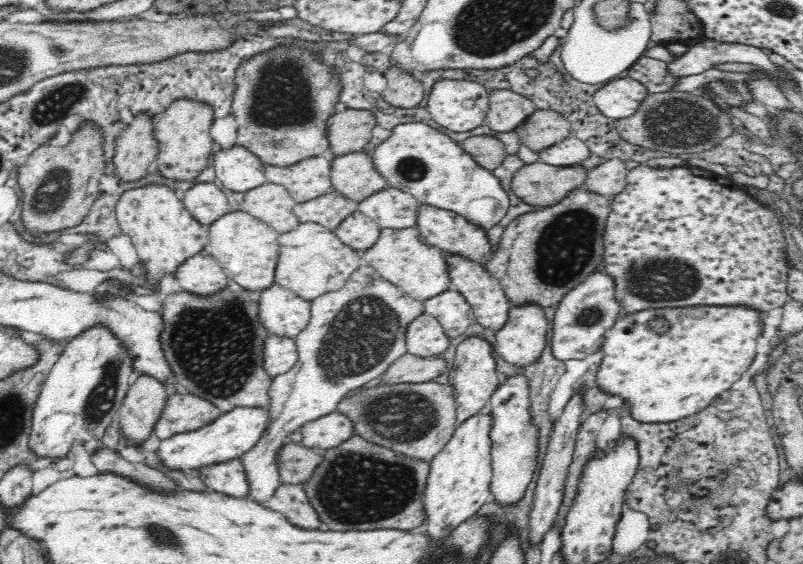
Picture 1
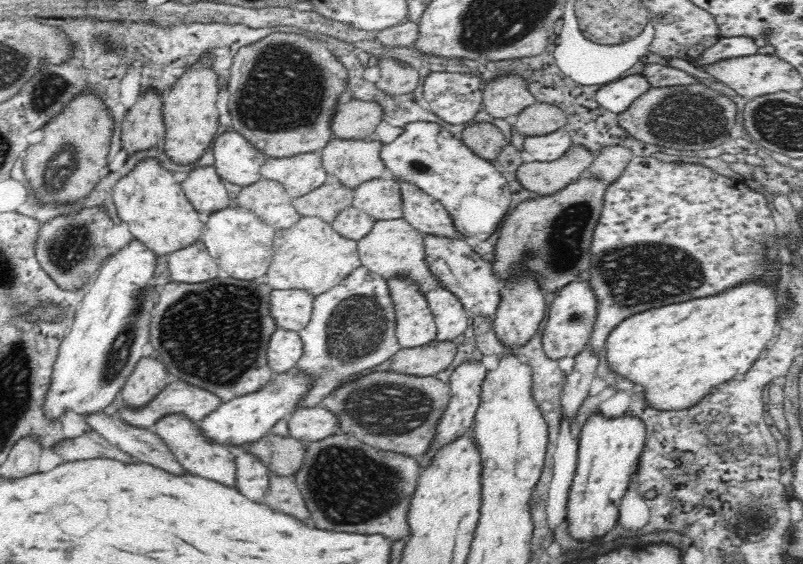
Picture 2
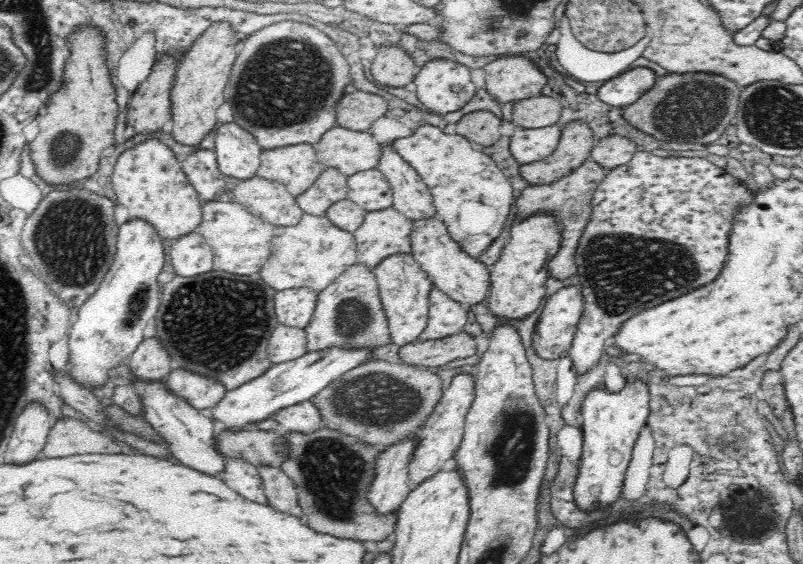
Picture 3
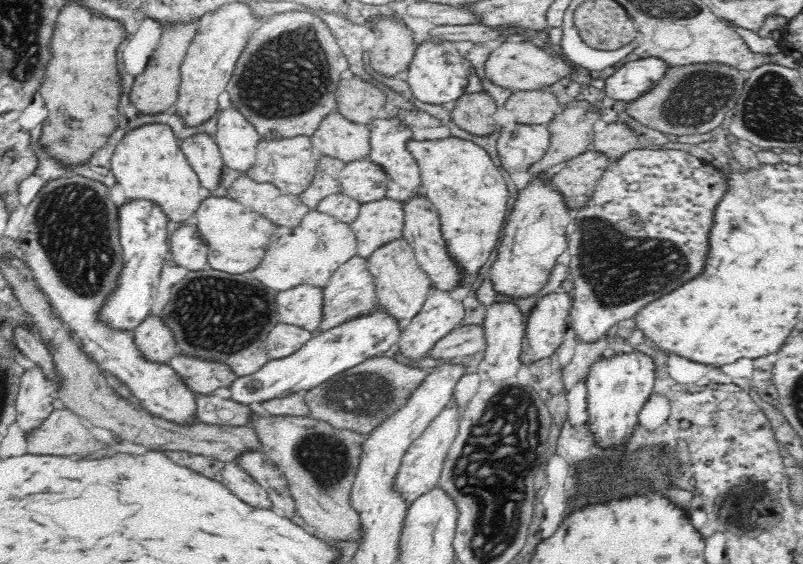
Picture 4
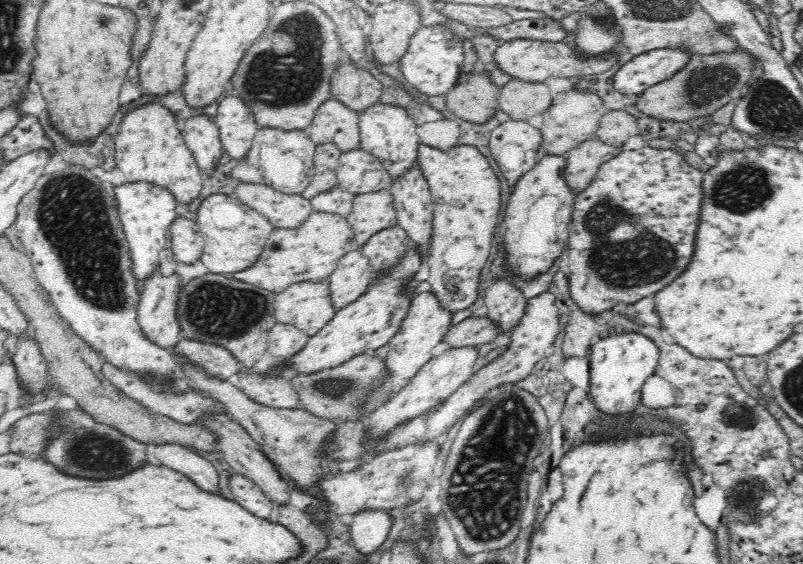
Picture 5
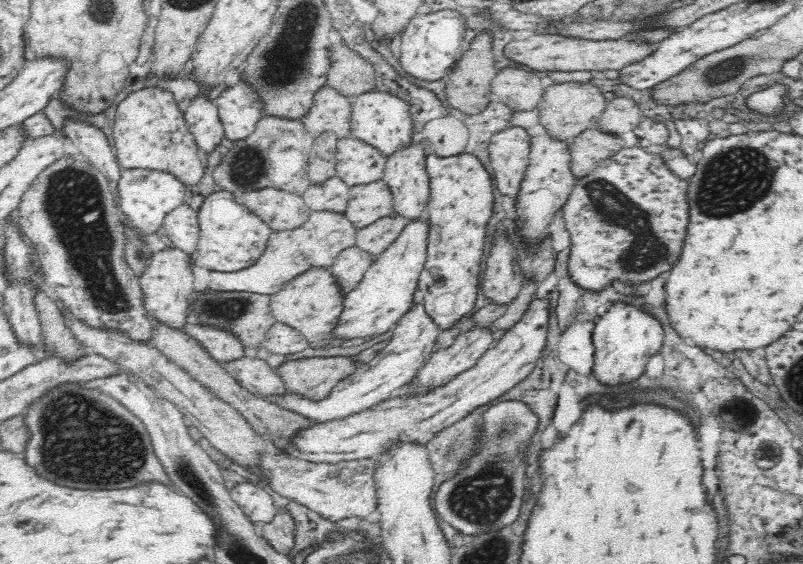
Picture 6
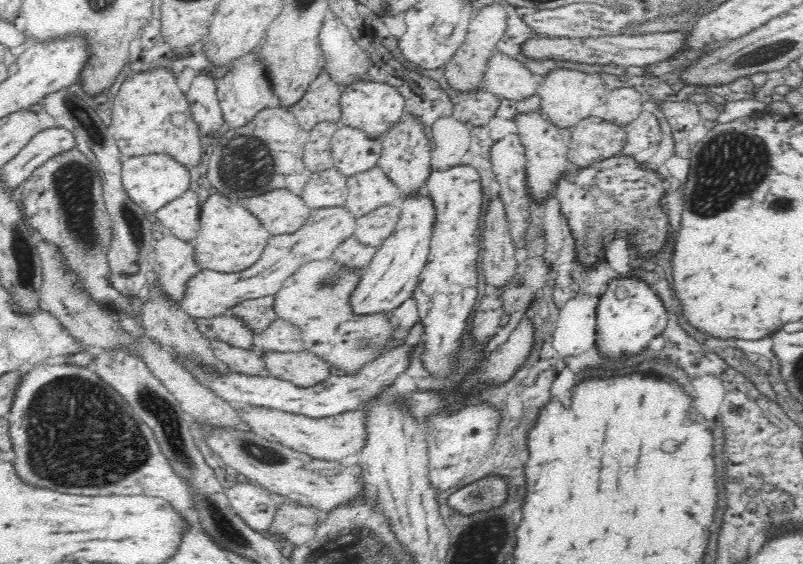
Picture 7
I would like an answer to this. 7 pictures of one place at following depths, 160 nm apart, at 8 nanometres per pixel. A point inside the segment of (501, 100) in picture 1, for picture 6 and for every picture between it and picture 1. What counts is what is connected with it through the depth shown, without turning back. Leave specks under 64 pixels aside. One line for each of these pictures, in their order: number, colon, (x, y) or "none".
2: (504, 96)
3: (509, 77)
4: (520, 65)
5: (531, 60)
6: (542, 52)

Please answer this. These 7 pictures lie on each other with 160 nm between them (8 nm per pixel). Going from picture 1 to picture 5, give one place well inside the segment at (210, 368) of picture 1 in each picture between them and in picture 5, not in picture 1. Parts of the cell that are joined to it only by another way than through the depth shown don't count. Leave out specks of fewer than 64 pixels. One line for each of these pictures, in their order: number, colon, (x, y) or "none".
2: (205, 333)
3: (216, 324)
4: (246, 311)
5: (214, 308)

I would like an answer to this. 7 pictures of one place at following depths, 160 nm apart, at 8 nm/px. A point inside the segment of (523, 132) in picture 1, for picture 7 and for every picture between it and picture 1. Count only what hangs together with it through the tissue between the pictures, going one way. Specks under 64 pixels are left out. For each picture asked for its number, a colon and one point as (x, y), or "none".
2: (540, 118)
3: (536, 112)
4: (538, 106)
5: (520, 99)
6: (519, 89)
7: (505, 77)

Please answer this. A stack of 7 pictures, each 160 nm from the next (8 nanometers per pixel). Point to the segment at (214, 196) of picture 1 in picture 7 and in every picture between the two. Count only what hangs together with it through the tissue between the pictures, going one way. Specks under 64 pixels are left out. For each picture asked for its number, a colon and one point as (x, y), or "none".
2: (203, 185)
3: (201, 166)
4: (203, 154)
5: (201, 135)
6: (202, 116)
7: (202, 96)

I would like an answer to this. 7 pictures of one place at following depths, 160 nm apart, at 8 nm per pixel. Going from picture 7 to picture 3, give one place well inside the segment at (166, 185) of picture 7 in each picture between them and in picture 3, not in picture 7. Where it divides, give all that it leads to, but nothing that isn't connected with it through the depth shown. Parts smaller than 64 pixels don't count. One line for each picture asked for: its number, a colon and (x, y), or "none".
3: (111, 323)
4: (143, 227)
5: (146, 210)
6: (145, 196)

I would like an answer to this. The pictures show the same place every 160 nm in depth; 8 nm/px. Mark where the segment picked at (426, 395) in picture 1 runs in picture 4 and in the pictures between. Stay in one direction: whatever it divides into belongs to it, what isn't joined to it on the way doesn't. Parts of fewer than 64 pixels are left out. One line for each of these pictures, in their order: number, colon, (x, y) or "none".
2: (389, 411)
3: (380, 402)
4: (358, 398)

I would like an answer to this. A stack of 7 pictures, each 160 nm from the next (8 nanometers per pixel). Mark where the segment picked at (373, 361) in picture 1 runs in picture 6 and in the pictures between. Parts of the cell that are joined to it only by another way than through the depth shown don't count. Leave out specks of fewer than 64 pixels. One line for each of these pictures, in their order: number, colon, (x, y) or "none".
2: (351, 329)
3: (349, 312)
4: (350, 291)
5: (353, 273)
6: (351, 264)

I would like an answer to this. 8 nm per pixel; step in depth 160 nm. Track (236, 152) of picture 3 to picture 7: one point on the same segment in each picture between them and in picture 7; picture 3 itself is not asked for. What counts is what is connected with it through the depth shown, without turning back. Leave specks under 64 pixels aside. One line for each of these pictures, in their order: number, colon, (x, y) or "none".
4: (237, 138)
5: (237, 125)
6: (240, 108)
7: (244, 91)

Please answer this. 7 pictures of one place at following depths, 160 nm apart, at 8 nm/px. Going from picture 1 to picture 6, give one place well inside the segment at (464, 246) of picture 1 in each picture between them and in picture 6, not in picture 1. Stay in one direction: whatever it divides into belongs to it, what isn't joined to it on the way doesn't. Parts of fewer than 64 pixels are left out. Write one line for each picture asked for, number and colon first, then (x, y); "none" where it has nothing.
2: (424, 213)
3: (410, 196)
4: (389, 136)
5: (389, 133)
6: (378, 118)

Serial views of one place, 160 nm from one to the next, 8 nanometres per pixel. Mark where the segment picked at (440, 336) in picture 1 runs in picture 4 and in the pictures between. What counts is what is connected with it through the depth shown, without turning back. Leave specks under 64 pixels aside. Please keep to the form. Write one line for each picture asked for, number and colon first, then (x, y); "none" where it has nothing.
2: (415, 325)
3: (403, 287)
4: (401, 286)

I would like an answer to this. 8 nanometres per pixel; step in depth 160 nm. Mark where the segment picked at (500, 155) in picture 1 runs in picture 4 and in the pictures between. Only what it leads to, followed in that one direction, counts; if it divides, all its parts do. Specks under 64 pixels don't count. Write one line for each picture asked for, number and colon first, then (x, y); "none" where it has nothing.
2: (484, 138)
3: (481, 127)
4: (474, 112)

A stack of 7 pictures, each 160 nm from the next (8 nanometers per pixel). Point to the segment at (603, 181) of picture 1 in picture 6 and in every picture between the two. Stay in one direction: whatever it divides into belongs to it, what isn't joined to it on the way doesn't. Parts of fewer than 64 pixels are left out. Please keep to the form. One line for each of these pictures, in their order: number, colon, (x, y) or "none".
2: (609, 163)
3: (612, 150)
4: (614, 140)
5: (614, 128)
6: (621, 115)

